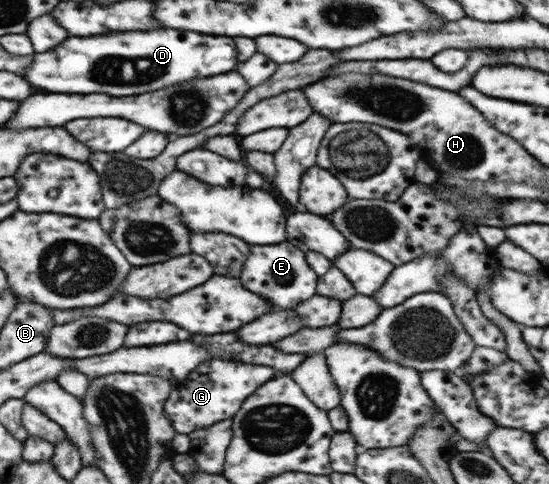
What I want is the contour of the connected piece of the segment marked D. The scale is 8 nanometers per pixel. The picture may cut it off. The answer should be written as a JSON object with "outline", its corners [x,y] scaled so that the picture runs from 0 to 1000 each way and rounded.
{"outline":[[[275,62],[275,66],[220,66],[202,74],[126,74],[107,99],[82,112],[64,112],[60,136],[49,145],[49,165],[56,174],[107,194],[199,194],[199,198],[246,198],[311,180],[352,161],[406,155],[430,143],[434,112],[426,76],[337,66],[337,62]]]}

